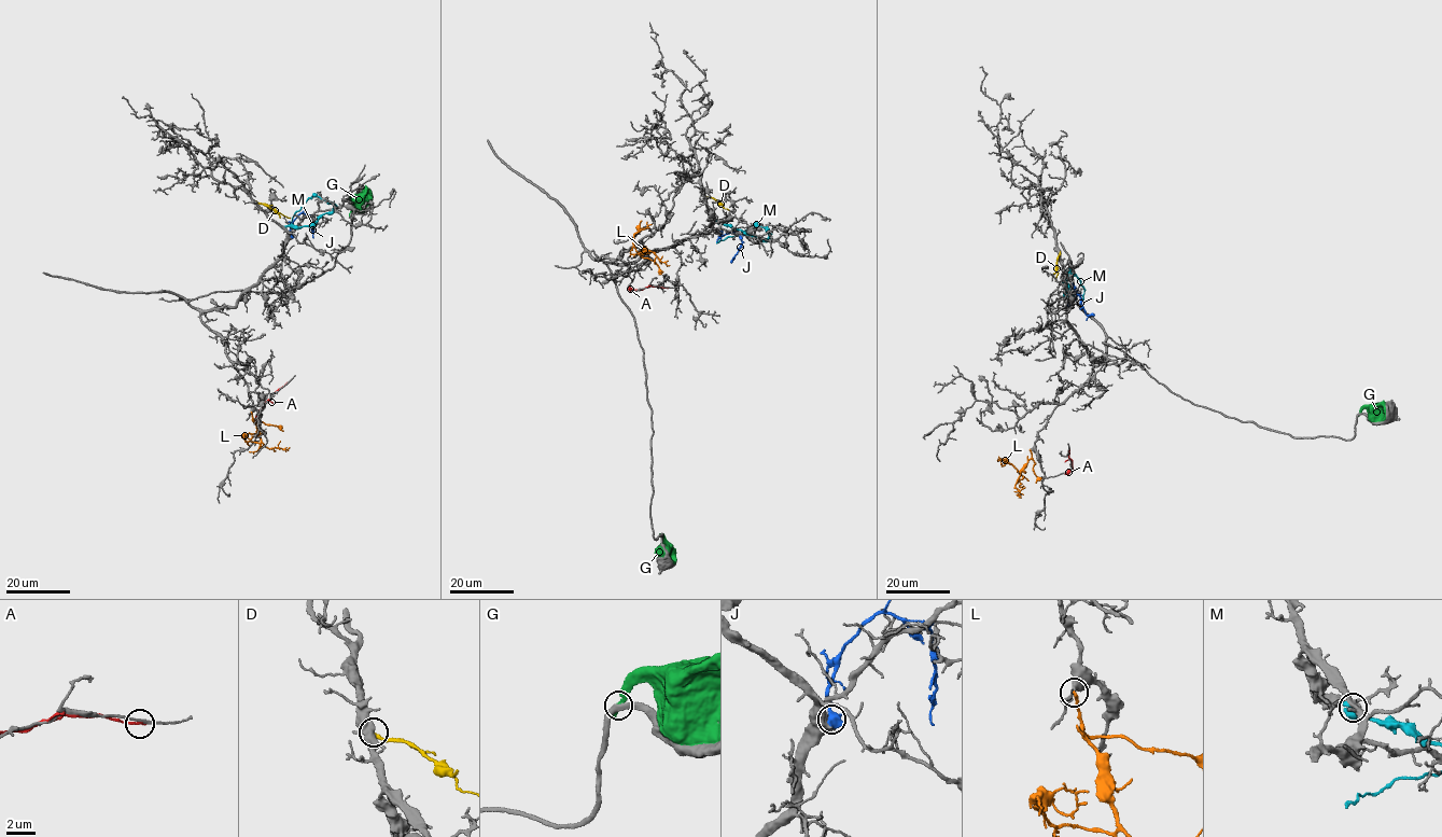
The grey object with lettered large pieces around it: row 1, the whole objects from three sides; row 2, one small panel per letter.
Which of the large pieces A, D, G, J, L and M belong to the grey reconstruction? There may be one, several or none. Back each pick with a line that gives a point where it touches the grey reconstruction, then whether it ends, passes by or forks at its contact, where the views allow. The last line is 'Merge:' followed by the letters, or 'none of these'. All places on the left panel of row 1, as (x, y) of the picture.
L: contact (251, 412); it ends
Merge: L

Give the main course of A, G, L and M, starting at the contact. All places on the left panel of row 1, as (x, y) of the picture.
A: (285, 384), (257, 412), (255, 421)
G: (350, 213), (353, 204), (372, 195)
L: (251, 412), (260, 443), (244, 440), (244, 437), (252, 437), (249, 432)
M: (283, 227), (310, 226), (330, 212), (333, 205), (313, 195), (295, 213), (291, 228)

